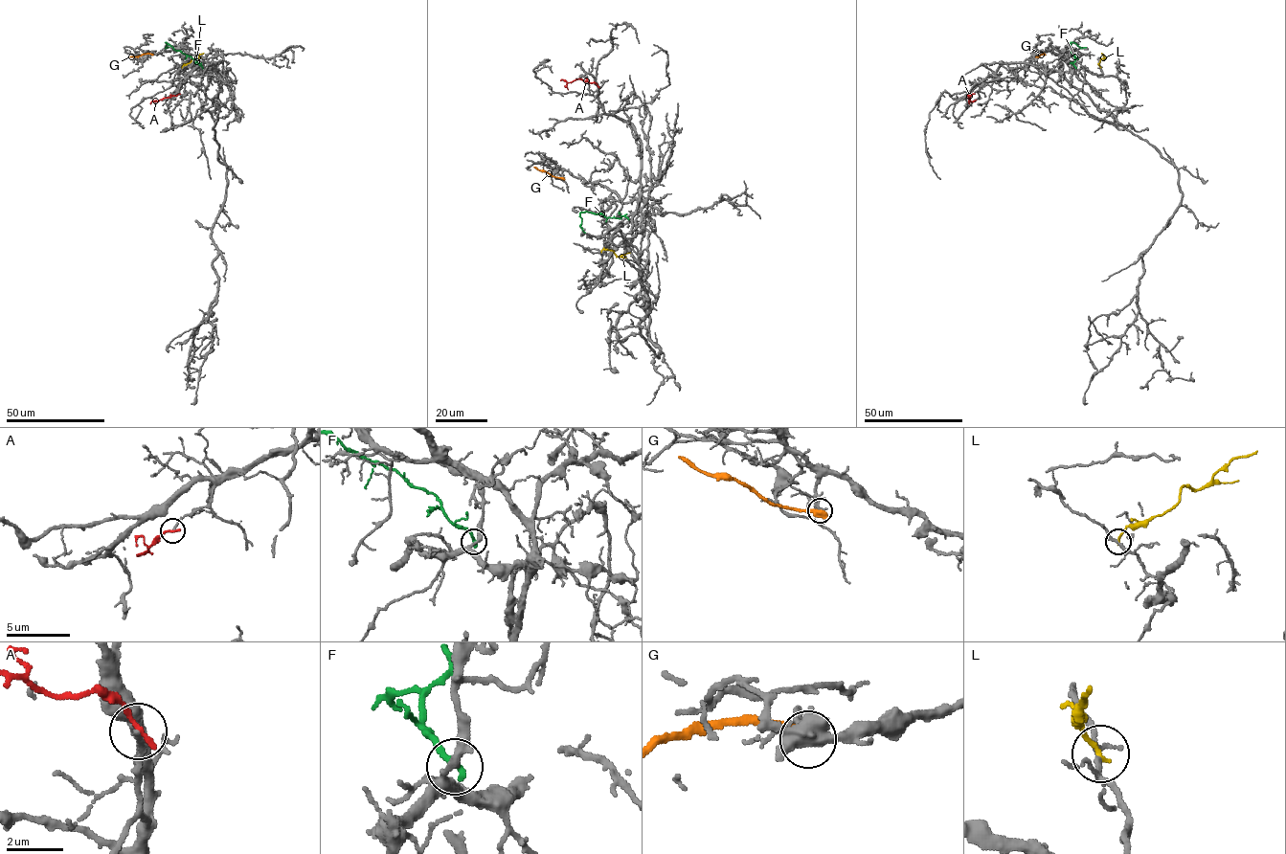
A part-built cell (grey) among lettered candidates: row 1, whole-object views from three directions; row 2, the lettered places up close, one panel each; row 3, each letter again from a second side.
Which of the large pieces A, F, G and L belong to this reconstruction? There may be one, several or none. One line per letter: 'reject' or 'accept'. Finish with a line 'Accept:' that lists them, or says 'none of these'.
A: reject
F: reject
G: reject
L: reject
Accept: none of these

